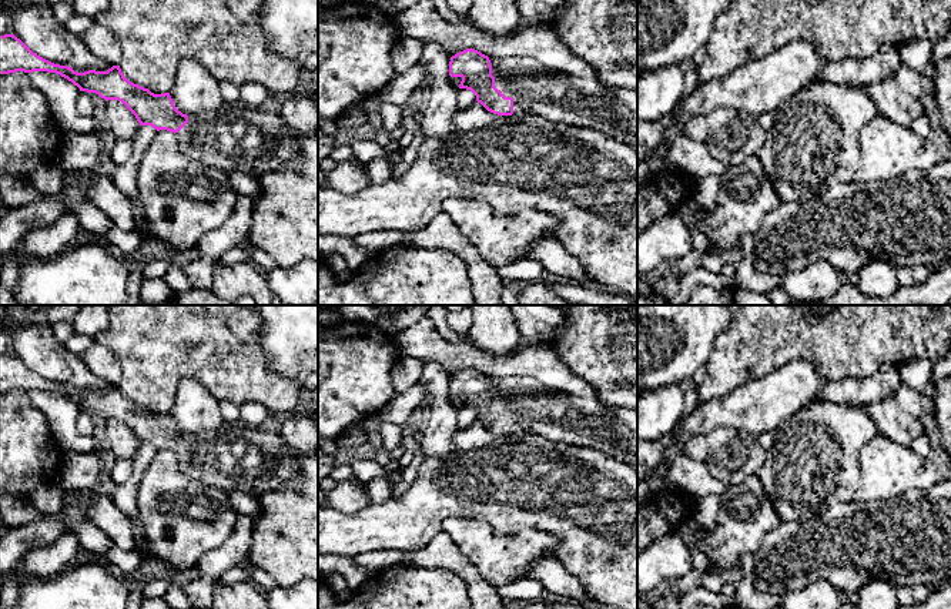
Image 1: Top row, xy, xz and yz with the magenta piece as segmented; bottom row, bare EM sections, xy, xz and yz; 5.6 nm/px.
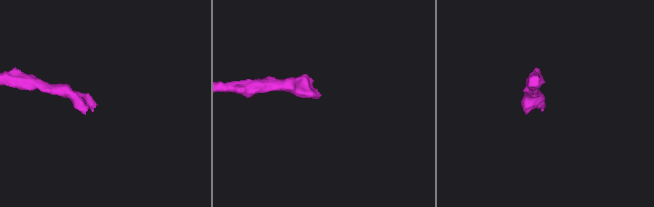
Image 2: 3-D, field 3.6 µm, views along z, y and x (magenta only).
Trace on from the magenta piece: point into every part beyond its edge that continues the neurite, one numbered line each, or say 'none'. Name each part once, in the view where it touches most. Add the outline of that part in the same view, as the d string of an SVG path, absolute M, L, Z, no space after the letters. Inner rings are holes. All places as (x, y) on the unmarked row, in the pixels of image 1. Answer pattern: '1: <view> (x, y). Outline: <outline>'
1: xz (549, 412). Outline: M518 375L499 379L495 406L505 416L513 418L513 434L529 431L550 441L593 446L637 471L637 434L619 419L613 411L593 398L575 396L565 391L545 387L533 377Z

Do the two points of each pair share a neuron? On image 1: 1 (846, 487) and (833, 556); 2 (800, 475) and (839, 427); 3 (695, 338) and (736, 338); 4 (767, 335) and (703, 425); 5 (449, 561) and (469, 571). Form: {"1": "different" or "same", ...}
{"1": "different", "2": "same", "3": "different", "4": "different", "5": "same"}

